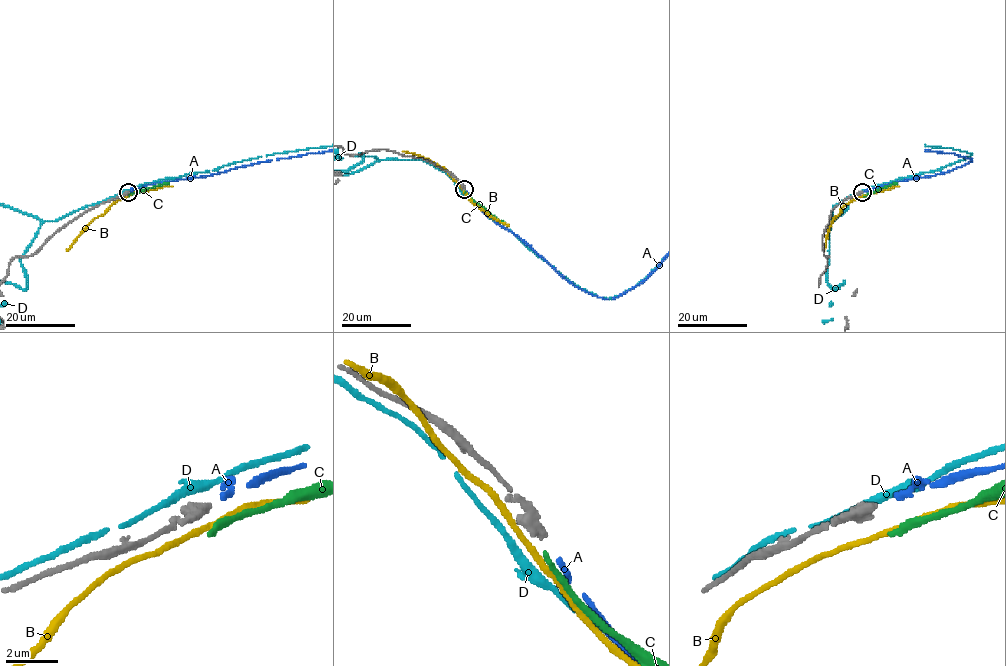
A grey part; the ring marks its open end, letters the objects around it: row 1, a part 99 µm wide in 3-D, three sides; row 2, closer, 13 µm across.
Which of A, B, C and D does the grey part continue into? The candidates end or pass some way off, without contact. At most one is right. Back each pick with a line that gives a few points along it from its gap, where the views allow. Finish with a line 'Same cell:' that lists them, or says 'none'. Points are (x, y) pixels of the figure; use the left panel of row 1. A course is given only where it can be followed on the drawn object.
Same cell: A

